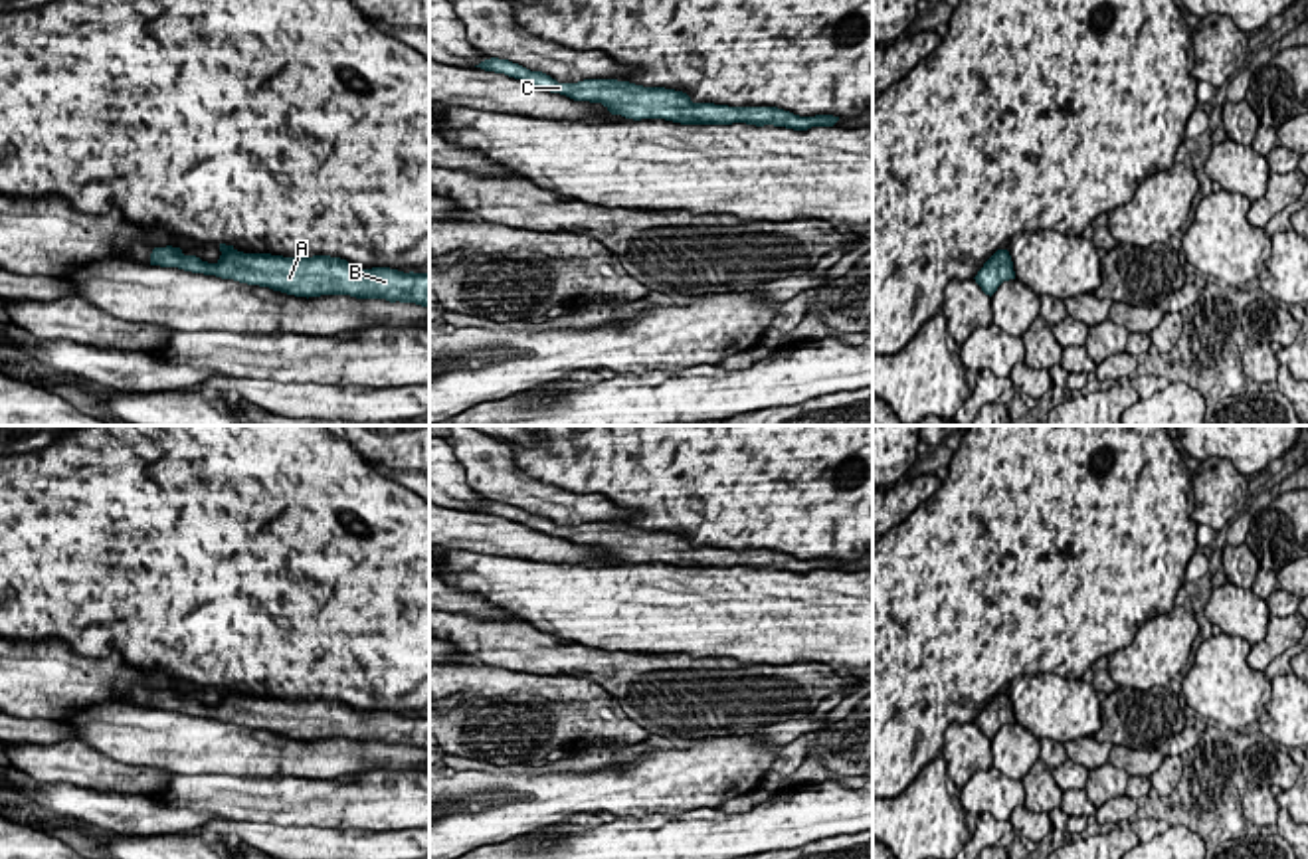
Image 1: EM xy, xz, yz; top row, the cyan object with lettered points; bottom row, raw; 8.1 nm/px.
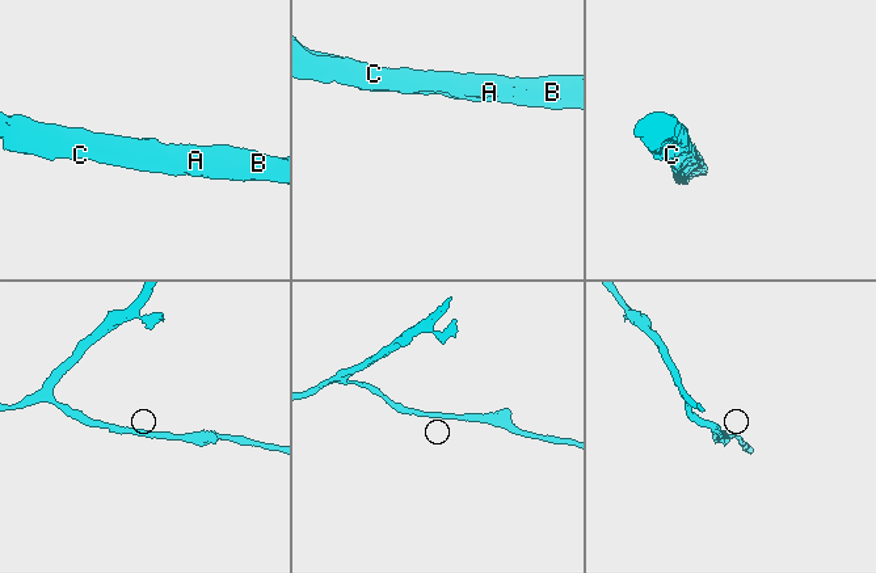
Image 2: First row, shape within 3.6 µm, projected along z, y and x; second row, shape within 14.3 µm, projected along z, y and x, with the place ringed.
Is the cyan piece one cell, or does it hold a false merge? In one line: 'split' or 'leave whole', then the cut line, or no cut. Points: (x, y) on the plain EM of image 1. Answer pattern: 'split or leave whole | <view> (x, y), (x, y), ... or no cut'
leave whole | no cut

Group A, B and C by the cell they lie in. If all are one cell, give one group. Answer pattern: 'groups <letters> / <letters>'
groups A B C

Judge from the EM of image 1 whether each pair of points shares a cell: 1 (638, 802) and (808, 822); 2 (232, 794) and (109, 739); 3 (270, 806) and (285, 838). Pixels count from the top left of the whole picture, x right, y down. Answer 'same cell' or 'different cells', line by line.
1: different cells
2: different cells
3: different cells

